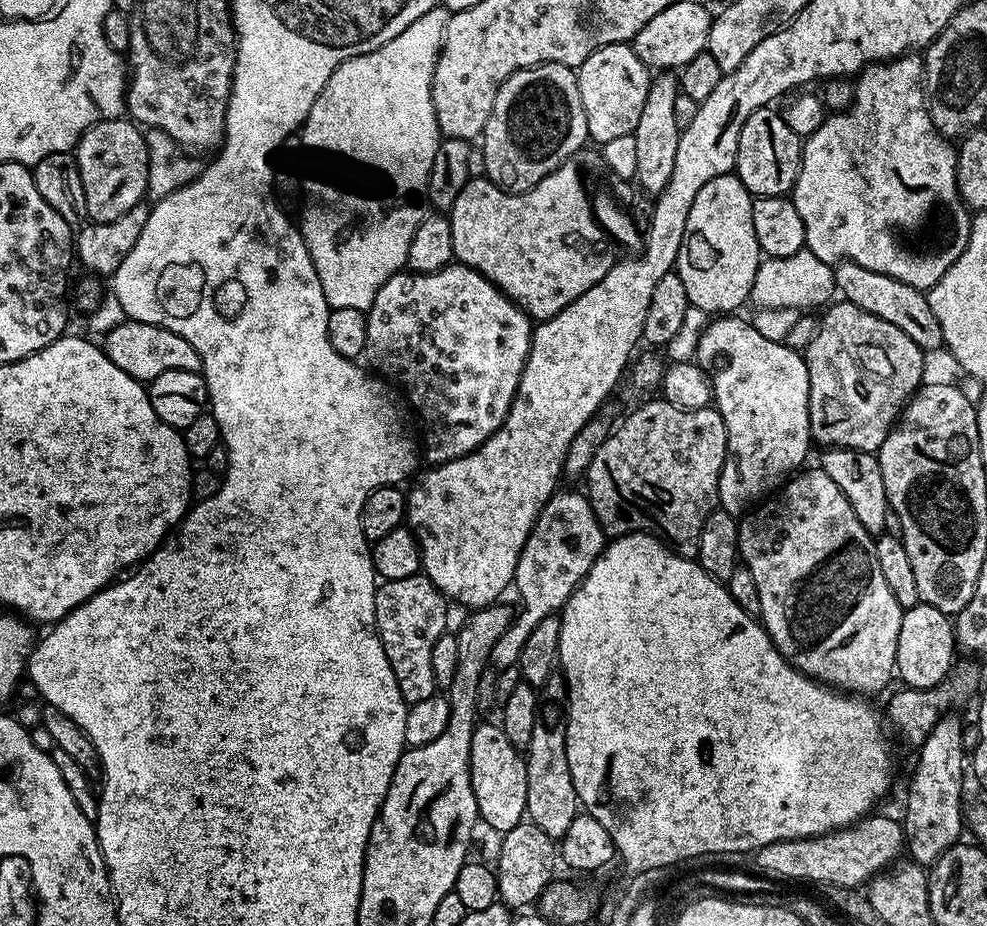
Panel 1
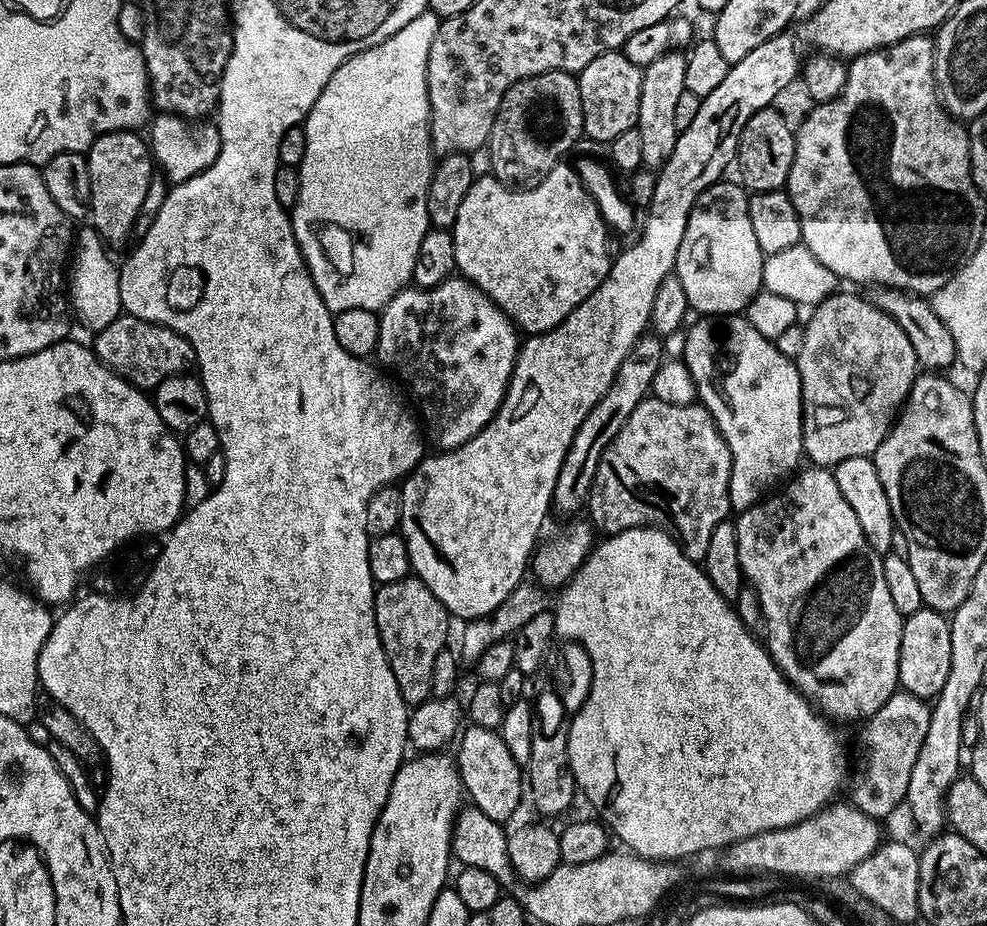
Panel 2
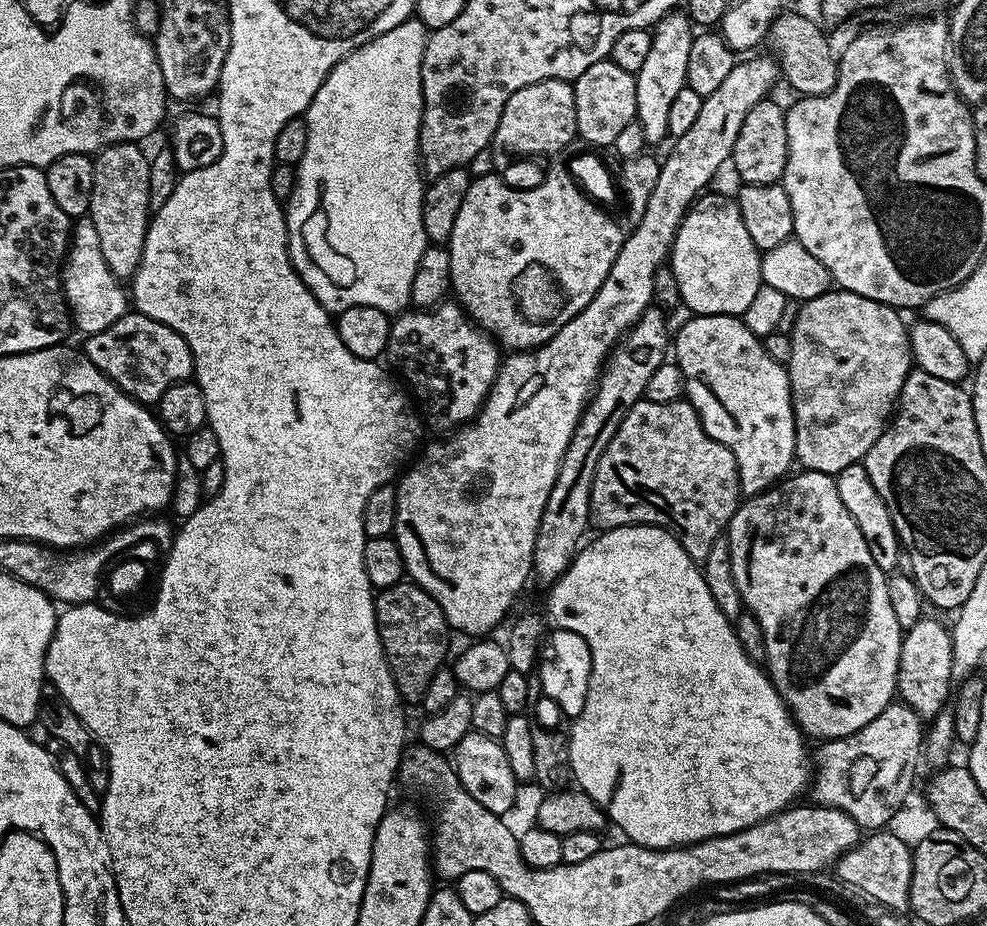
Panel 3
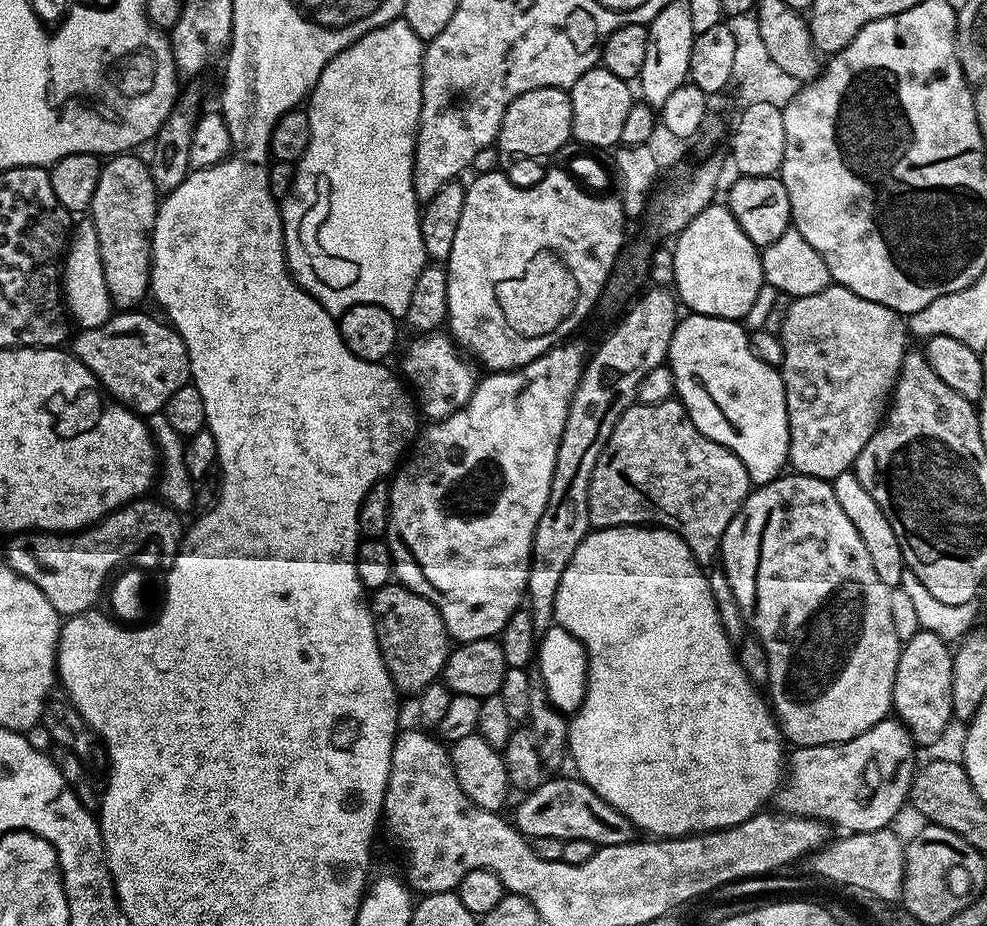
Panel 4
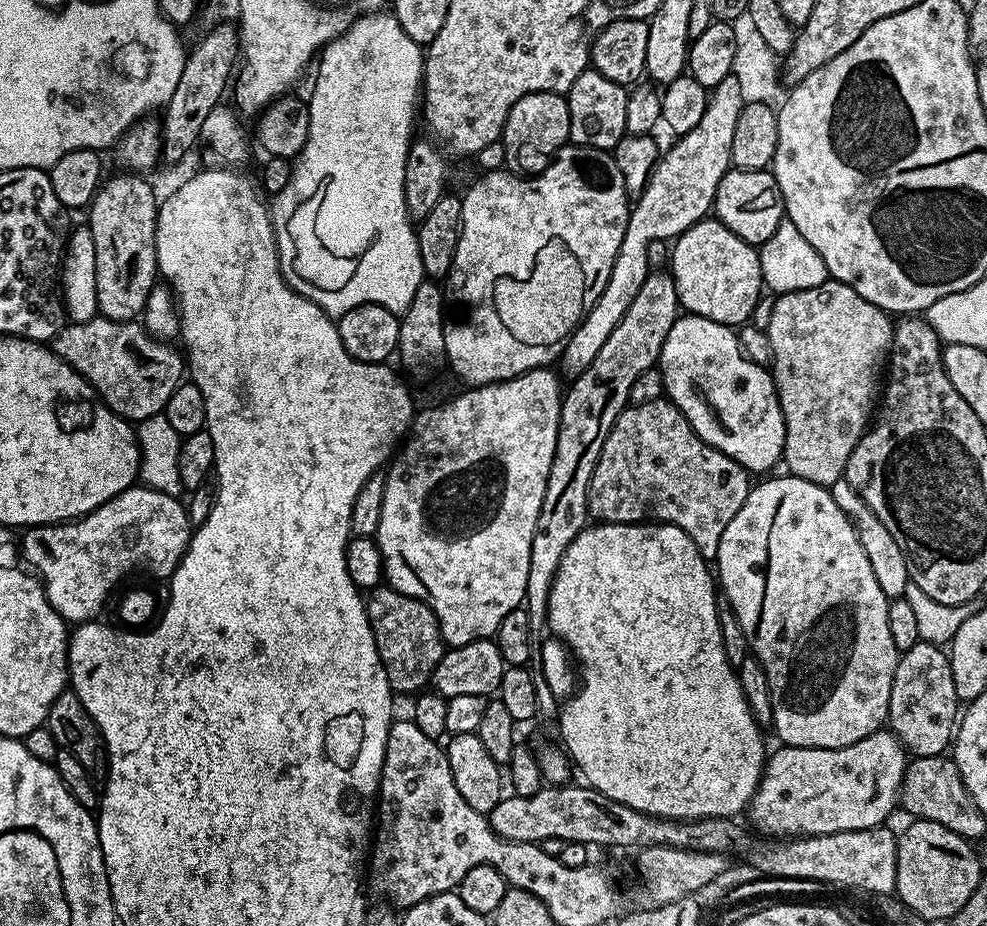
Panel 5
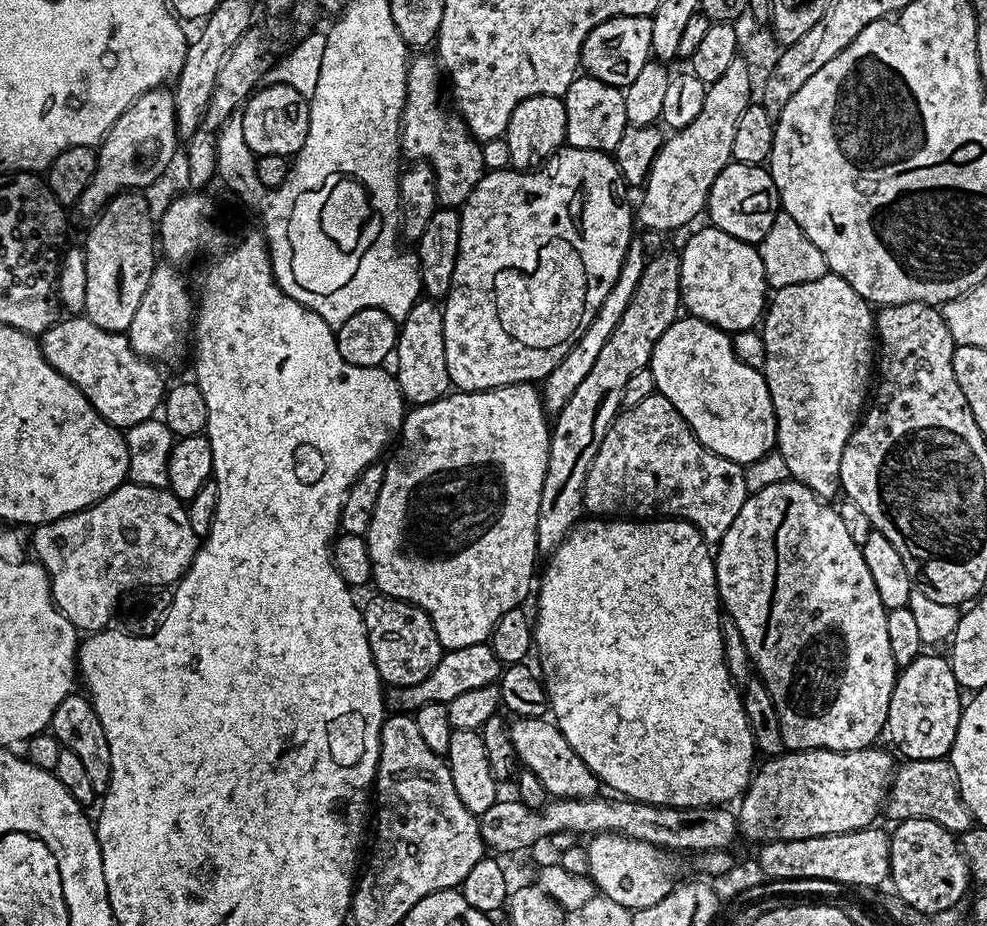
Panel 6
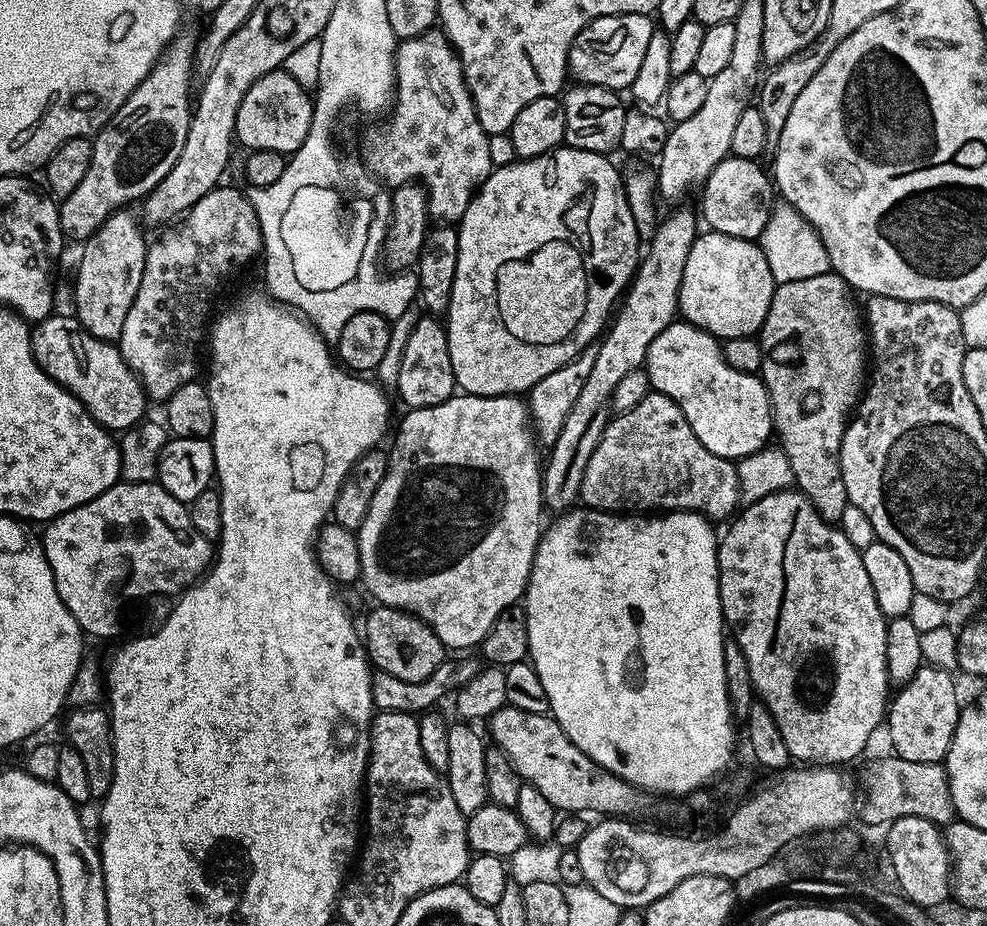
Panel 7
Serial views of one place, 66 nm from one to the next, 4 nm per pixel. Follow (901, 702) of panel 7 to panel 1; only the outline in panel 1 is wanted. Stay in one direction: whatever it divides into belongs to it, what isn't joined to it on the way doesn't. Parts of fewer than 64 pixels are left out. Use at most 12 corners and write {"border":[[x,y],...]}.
{"border":[[905,608],[895,675],[909,688],[947,680],[957,659],[953,617]]}

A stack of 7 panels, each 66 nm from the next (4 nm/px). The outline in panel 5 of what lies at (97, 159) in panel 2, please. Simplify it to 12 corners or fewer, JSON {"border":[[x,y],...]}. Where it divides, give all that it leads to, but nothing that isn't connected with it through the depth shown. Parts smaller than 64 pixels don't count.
{"border":[[109,175],[87,209],[97,306],[136,320],[158,284],[158,195]]}

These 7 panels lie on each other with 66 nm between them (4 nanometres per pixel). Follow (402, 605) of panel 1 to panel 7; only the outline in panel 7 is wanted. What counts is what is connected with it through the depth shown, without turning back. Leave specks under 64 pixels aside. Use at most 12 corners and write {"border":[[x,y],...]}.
{"border":[[401,608],[362,624],[379,671],[422,682],[445,663],[443,642]]}

